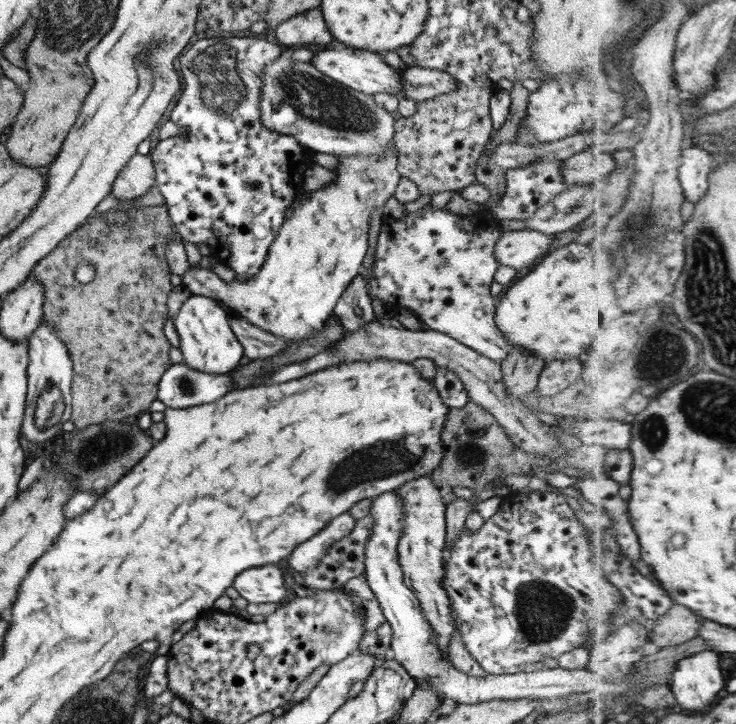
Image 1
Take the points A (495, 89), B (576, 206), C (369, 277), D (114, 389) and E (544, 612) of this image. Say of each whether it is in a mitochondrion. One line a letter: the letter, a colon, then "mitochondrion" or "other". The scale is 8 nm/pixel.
A: other
B: mitochondrion
C: other
D: other
E: mitochondrion

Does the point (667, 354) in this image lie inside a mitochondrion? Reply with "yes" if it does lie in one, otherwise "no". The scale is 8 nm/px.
yes

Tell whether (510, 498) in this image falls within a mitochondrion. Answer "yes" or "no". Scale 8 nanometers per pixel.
no

